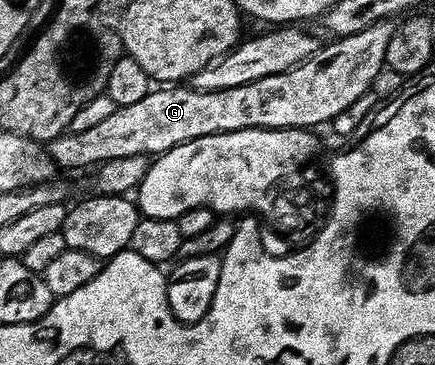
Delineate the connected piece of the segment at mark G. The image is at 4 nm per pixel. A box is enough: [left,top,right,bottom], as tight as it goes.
[48,18,396,168]

